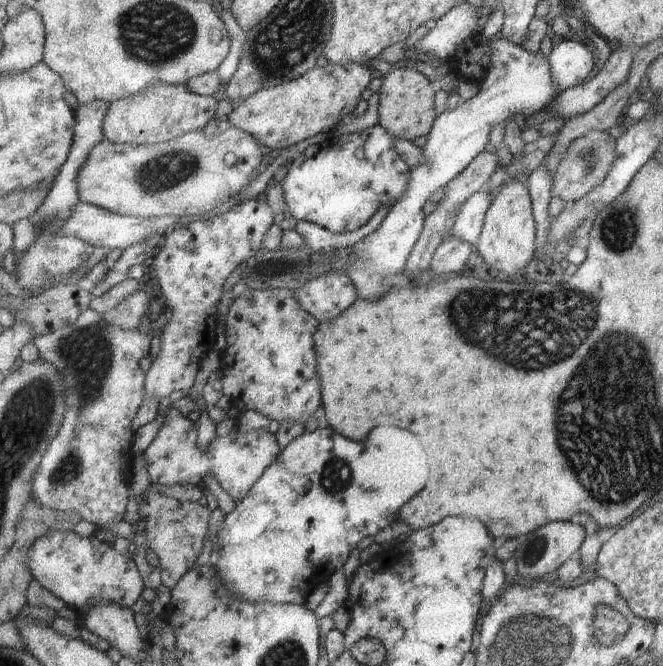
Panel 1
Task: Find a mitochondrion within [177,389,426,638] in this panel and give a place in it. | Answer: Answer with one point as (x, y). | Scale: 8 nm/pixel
(337, 476)

